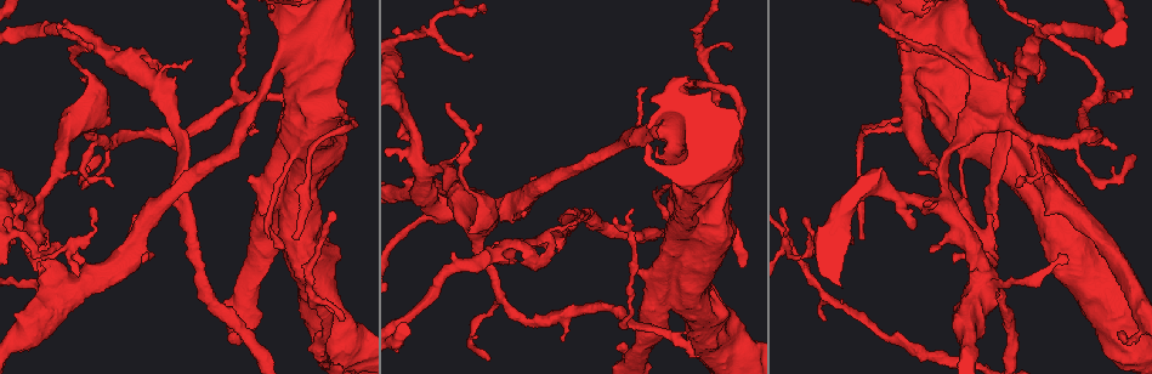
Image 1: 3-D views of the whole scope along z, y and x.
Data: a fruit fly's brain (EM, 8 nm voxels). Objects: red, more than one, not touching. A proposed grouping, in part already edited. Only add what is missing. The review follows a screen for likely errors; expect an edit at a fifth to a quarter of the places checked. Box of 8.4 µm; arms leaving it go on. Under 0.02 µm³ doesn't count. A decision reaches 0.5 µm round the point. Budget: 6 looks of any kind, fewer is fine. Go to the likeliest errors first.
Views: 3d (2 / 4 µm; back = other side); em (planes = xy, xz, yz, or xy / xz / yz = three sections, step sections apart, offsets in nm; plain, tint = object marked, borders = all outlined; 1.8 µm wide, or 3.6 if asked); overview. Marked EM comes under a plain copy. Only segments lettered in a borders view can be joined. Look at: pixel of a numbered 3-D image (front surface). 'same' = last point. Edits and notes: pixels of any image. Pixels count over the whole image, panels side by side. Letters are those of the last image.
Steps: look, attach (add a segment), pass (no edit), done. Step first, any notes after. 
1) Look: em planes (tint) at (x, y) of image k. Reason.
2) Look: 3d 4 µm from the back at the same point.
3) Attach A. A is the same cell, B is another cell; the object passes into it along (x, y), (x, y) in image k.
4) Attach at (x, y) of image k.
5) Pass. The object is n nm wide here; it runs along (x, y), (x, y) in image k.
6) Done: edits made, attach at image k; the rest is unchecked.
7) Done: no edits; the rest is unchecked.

Look: em planes (borders) at (58, 24) of image 1. An open end.

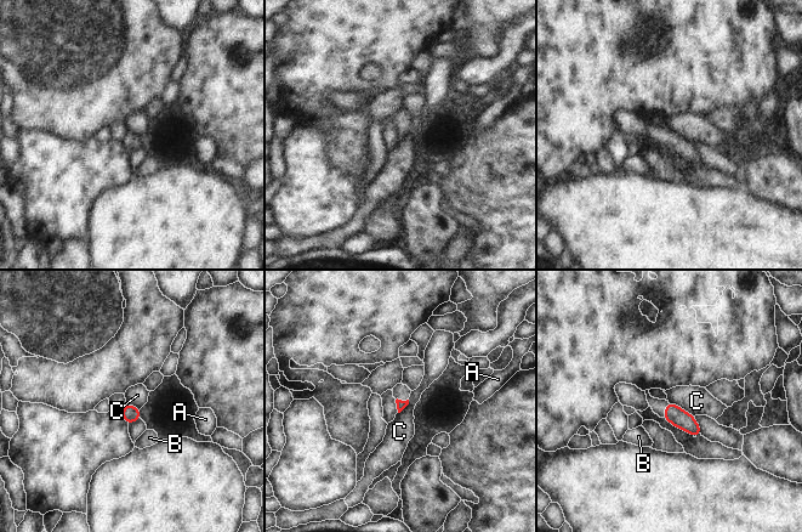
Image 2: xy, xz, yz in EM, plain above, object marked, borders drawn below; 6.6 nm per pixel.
Pass. A, B and C are other cells; none of them fits.

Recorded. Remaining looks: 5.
Look: em yz step 16 (tint) at (556, 238) of image 1. Arms part here.

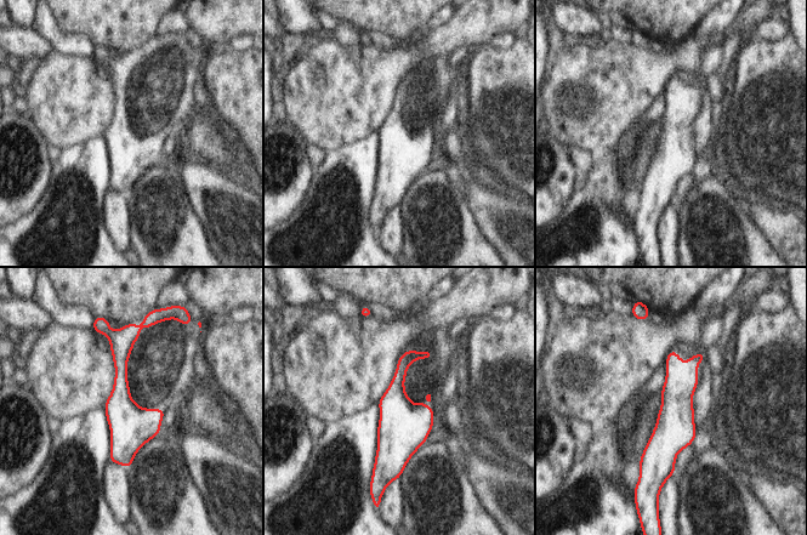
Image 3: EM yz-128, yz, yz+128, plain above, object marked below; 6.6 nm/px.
Look: em planes (tint) at the same point.

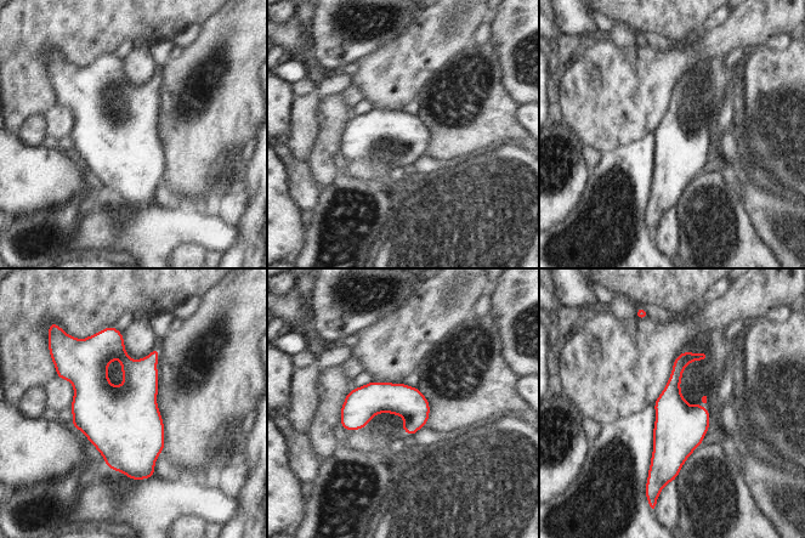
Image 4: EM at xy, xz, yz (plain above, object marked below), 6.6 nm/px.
Look: em planes (borders) at the same point. What lies round it.

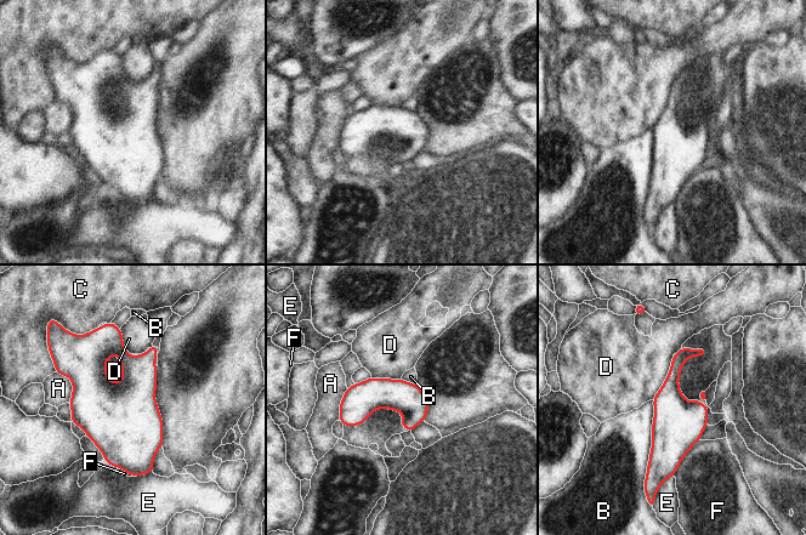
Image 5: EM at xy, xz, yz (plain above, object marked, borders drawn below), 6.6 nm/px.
Pass. The object is 220 nm wide here; A, B, C, D, E and F are other cells; none of them fits.

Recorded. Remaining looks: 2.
Look: 3d 4 µm at (83, 78) of image 1. Free end.

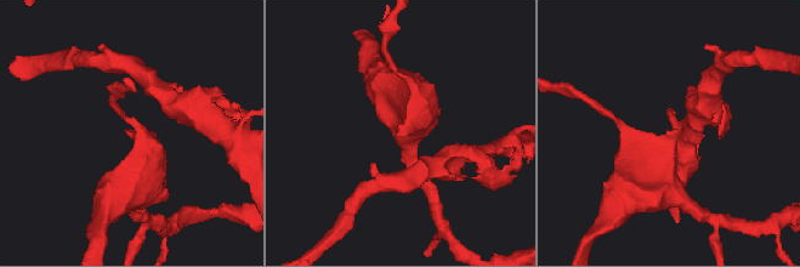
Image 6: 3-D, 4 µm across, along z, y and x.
Look: em xz step 4 (borders) at (396, 133) of image 6.

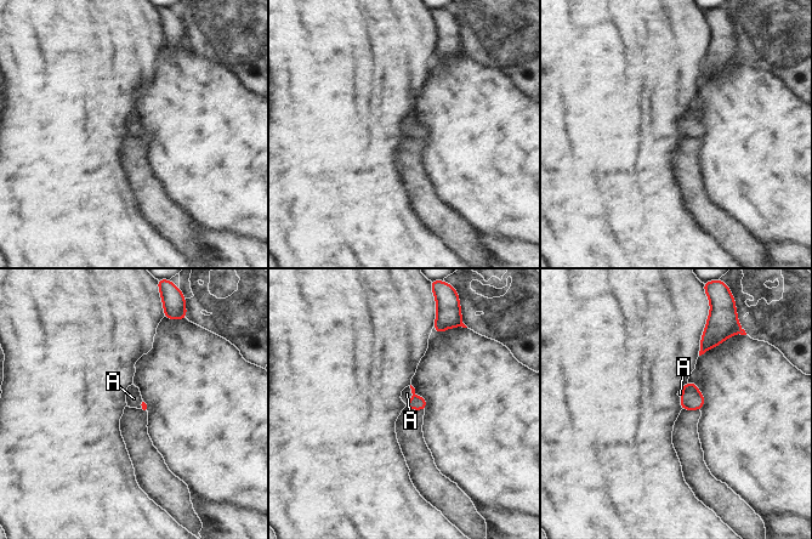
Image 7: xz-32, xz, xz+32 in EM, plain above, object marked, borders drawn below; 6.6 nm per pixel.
Attach A. A is the same cell; the object passes into it along (418, 403), (412, 396), (407, 393) in image 7; it goes on there.

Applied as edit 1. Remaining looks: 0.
Done: edits made, attach at image 7; the rest is unchecked.

